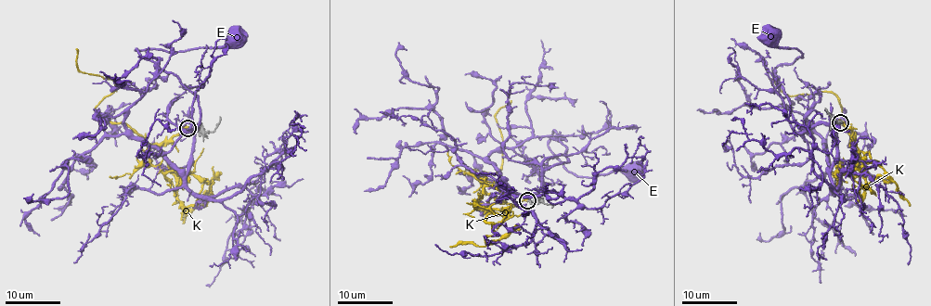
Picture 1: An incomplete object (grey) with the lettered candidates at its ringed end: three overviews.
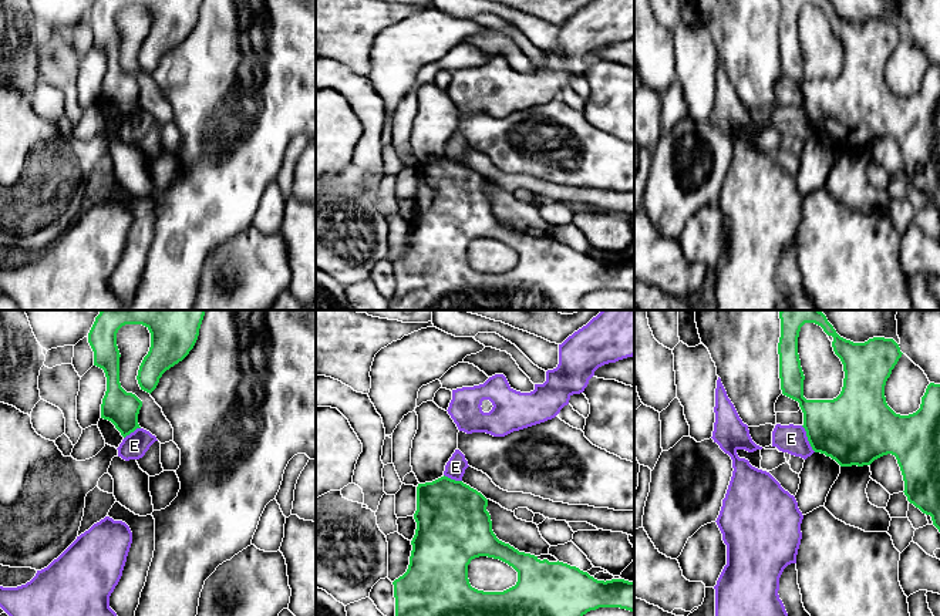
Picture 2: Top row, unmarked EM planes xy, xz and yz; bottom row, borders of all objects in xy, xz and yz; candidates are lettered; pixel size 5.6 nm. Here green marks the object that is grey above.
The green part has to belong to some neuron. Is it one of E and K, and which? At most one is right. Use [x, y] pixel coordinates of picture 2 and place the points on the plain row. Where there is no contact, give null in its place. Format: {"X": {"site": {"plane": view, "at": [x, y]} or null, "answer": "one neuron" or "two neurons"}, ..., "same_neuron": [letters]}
{"E": {"site": {"plane": "yz", "at": [808, 120]}, "answer": "two neurons"}, "K": {"site": null, "answer": "one neuron"}, "same_neuron": ["K"]}

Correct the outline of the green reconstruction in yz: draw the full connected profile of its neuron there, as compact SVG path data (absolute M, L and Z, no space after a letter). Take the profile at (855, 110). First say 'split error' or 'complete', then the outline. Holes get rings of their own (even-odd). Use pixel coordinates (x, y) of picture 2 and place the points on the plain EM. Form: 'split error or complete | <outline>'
complete | M781 0L778 36L782 75L799 84L803 94L802 108L812 131L830 138L840 148L870 147L883 137L894 137L903 156L903 174L907 182L930 196L940 213L940 65L927 67L916 94L896 95L886 84L885 67L903 36L899 26L885 18L853 24L840 18L828 0ZM805 4L815 4L833 18L832 28L845 53L842 73L833 81L803 78L805 57L798 36L798 18Z

